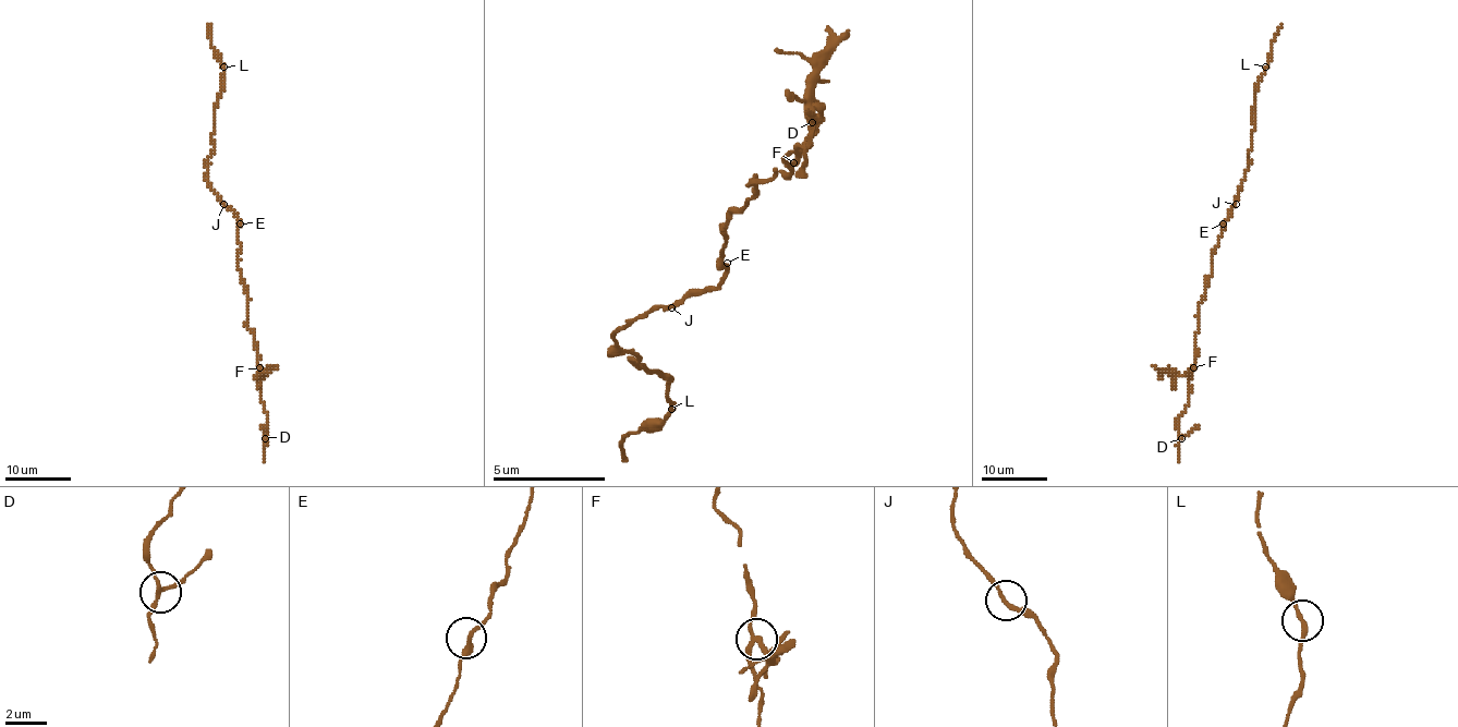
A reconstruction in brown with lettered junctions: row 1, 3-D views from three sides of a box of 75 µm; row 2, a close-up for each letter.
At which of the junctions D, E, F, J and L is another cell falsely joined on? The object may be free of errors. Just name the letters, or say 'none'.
F

